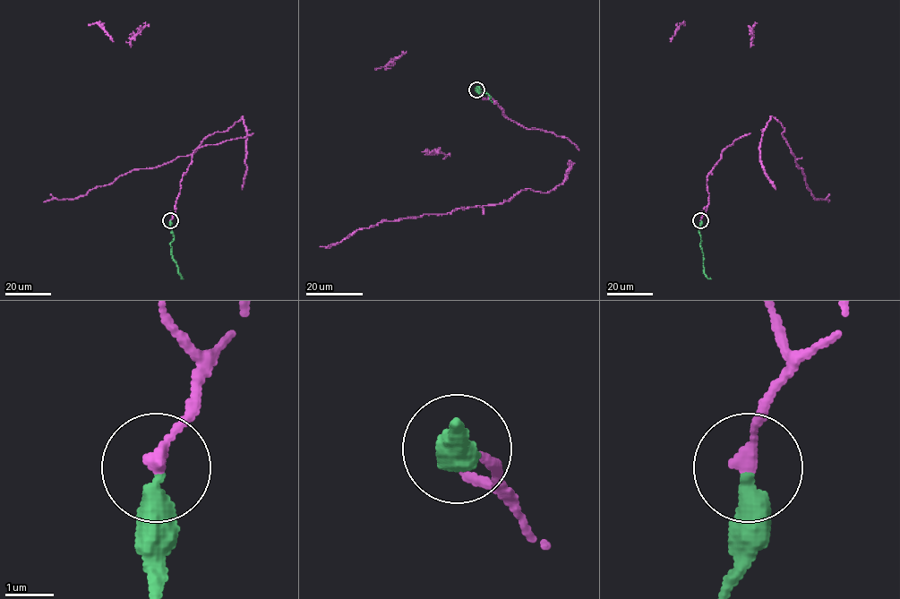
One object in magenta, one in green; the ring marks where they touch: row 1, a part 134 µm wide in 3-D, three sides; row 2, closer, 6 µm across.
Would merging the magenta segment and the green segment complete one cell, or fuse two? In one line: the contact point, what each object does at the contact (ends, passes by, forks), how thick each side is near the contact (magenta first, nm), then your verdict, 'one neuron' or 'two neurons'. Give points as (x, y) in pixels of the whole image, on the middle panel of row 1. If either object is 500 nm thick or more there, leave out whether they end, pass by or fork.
(476, 89) | magenta ends | green ends | 300/440 nm | two neurons

